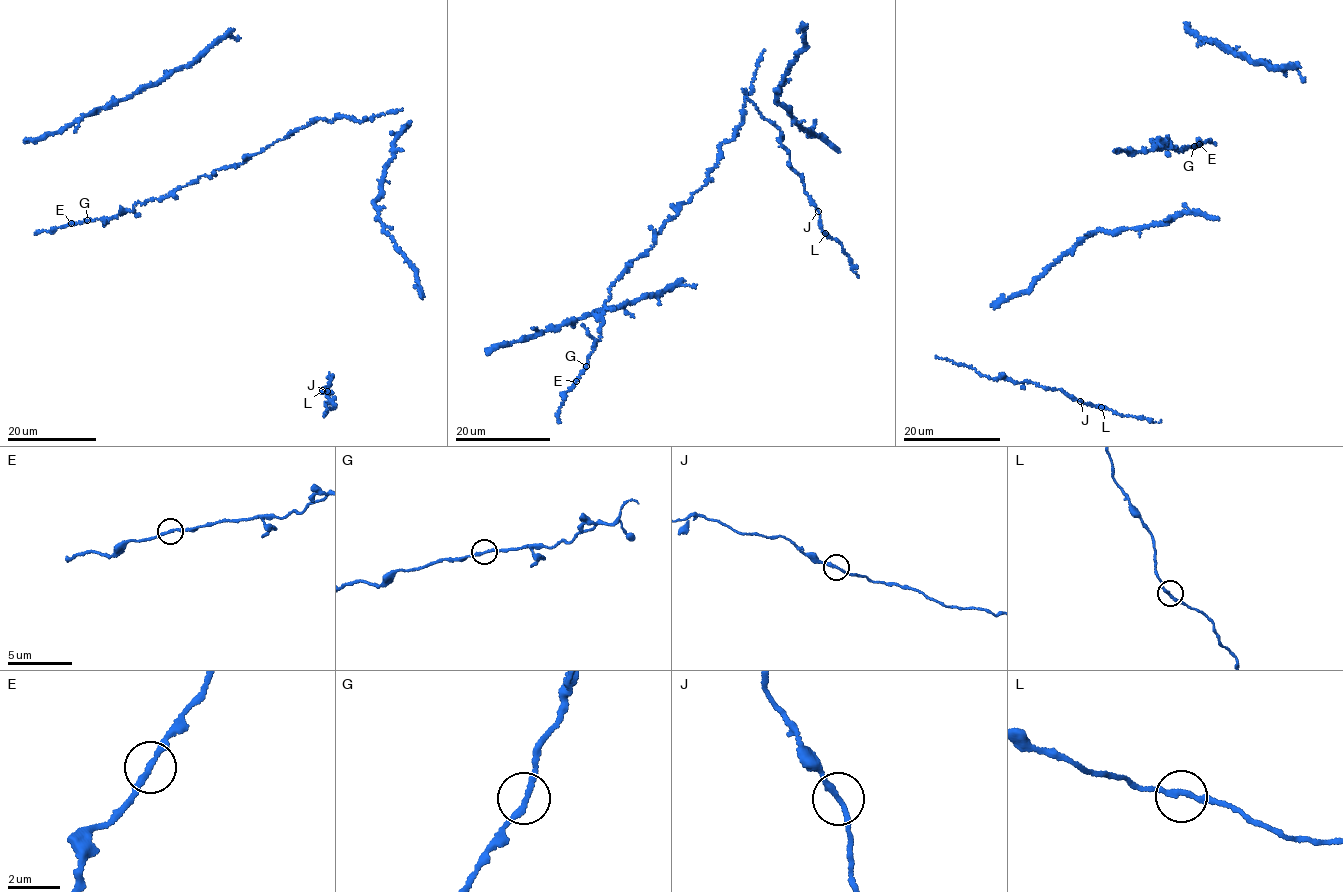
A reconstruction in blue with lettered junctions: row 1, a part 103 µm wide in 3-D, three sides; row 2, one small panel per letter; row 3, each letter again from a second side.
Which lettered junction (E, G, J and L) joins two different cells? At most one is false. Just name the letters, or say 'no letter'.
no letter

